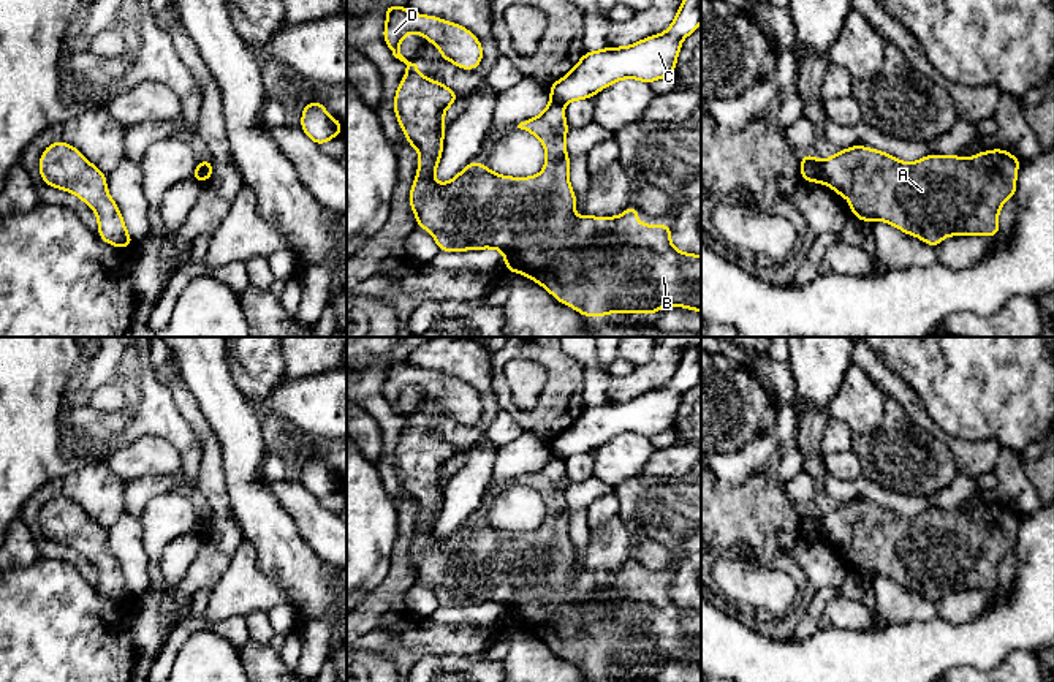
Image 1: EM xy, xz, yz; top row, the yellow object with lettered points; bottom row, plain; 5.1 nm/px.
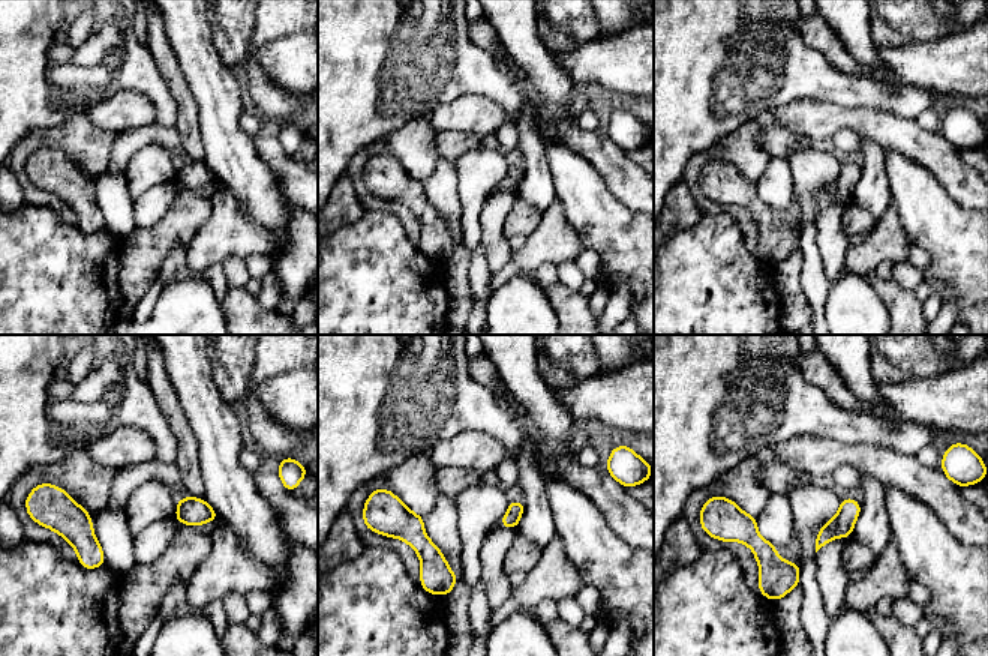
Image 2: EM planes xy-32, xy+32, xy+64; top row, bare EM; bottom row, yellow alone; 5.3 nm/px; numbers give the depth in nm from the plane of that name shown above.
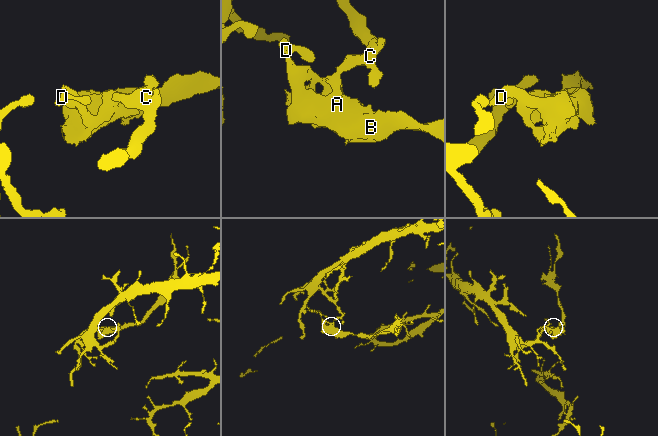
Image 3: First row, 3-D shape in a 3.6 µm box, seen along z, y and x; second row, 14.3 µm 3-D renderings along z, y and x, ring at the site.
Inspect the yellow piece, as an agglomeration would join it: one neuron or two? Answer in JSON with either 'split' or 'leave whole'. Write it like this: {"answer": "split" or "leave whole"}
{"answer": "split"}

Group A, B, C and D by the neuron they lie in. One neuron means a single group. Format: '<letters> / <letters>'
A B D / C

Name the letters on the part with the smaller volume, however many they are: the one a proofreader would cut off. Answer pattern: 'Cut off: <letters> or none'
Cut off: A, B, D

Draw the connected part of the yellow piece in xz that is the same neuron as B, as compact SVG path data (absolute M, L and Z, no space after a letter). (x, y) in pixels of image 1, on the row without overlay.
M389 359L385 367L385 397L392 410L407 419L407 429L394 449L394 468L407 489L407 498L419 508L410 562L416 570L416 581L434 590L440 606L502 604L506 625L535 635L582 671L605 671L612 666L654 669L666 660L701 666L701 611L673 601L673 581L638 578L636 560L628 560L620 571L589 571L582 566L573 574L576 549L568 536L568 478L563 460L554 454L541 470L518 479L535 489L546 505L546 519L540 529L508 532L492 527L484 517L472 516L449 536L435 538L434 530L443 505L443 468L459 449L442 437L421 430L418 419L400 408L400 396L407 388L423 389L442 404L442 413L462 424L480 421L483 402L480 394L459 378L411 367L405 361Z

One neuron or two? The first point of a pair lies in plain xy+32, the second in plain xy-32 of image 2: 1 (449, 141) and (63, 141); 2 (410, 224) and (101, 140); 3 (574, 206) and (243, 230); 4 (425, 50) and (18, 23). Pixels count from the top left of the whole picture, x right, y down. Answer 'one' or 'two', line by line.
1: two
2: one
3: two
4: one

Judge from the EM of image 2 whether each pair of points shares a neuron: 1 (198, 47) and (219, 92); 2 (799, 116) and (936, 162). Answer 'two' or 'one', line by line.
1: one
2: one

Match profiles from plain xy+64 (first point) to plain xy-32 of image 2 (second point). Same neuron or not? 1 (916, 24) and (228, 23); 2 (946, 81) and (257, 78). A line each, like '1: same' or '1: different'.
1: same
2: different

